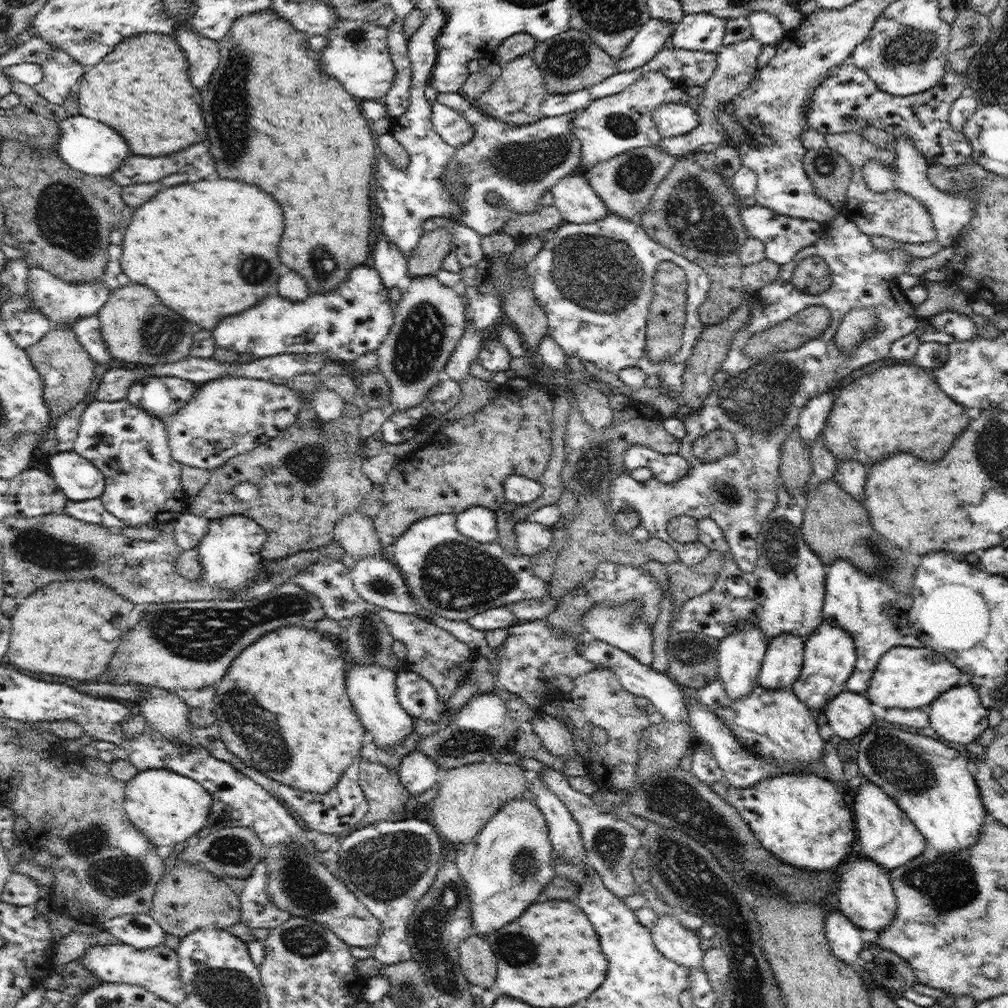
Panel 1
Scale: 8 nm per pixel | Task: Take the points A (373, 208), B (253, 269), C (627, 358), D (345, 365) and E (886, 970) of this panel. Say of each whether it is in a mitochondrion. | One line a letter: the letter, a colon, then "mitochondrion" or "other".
A: other
B: mitochondrion
C: other
D: other
E: mitochondrion

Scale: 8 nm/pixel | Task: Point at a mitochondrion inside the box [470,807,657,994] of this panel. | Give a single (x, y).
(516, 948)

